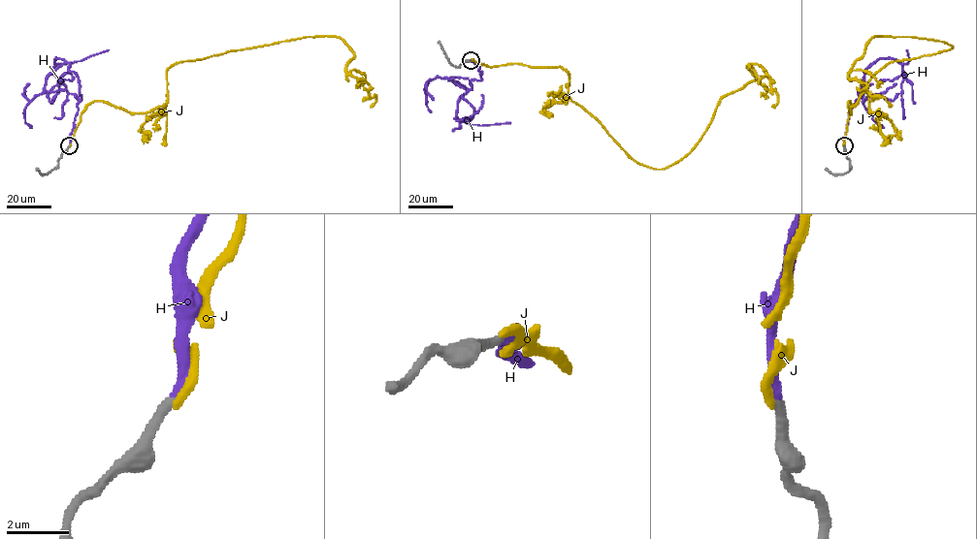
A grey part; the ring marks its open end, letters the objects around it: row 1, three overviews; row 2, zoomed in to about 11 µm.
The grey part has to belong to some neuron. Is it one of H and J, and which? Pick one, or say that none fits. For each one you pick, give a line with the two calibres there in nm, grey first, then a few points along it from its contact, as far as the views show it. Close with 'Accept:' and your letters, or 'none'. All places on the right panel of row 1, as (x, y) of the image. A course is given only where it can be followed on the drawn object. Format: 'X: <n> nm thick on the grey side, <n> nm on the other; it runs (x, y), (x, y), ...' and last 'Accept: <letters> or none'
H: 340 nm thick on the grey side, 320 nm on the other; it runs (844, 145), (850, 110), (863, 82), (864, 71), (877, 59), (895, 58), (902, 66), (904, 117)
Accept: H

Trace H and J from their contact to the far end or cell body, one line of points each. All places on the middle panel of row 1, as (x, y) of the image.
H: (471, 60), (478, 66), (481, 78), (471, 80), (472, 88), (458, 103), (454, 118), (470, 118), (456, 120)
J: (471, 59), (563, 68), (573, 101), (655, 169), (756, 79), (748, 66), (771, 81), (771, 107)

